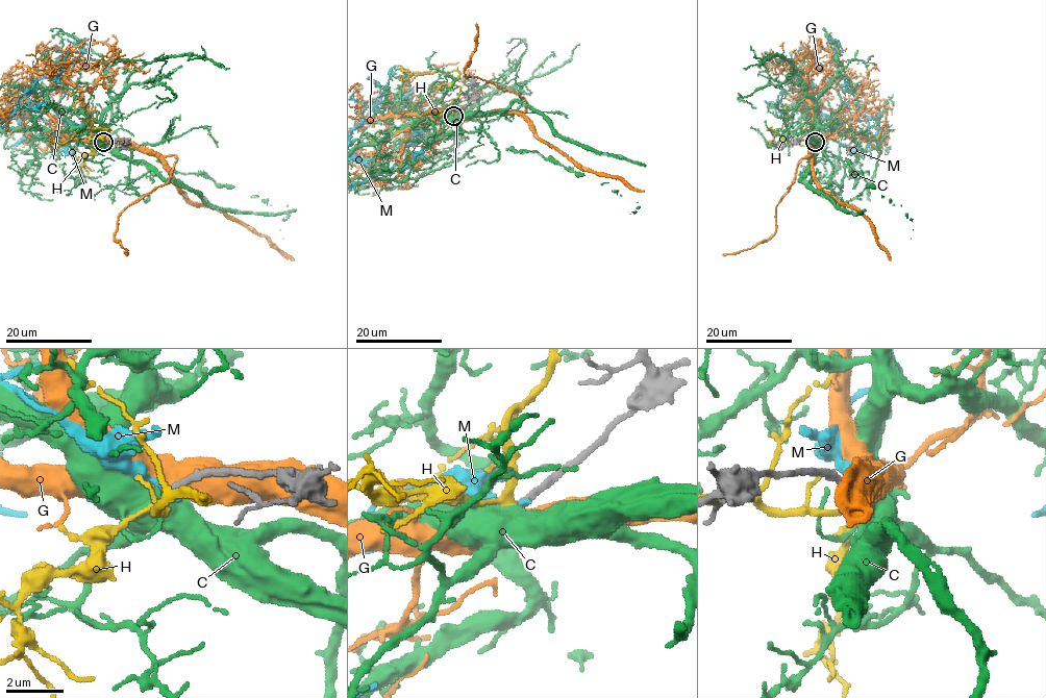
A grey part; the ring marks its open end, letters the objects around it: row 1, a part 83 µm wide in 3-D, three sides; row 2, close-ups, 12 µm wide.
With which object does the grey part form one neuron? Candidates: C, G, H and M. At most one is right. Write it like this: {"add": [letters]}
{"add": []}

